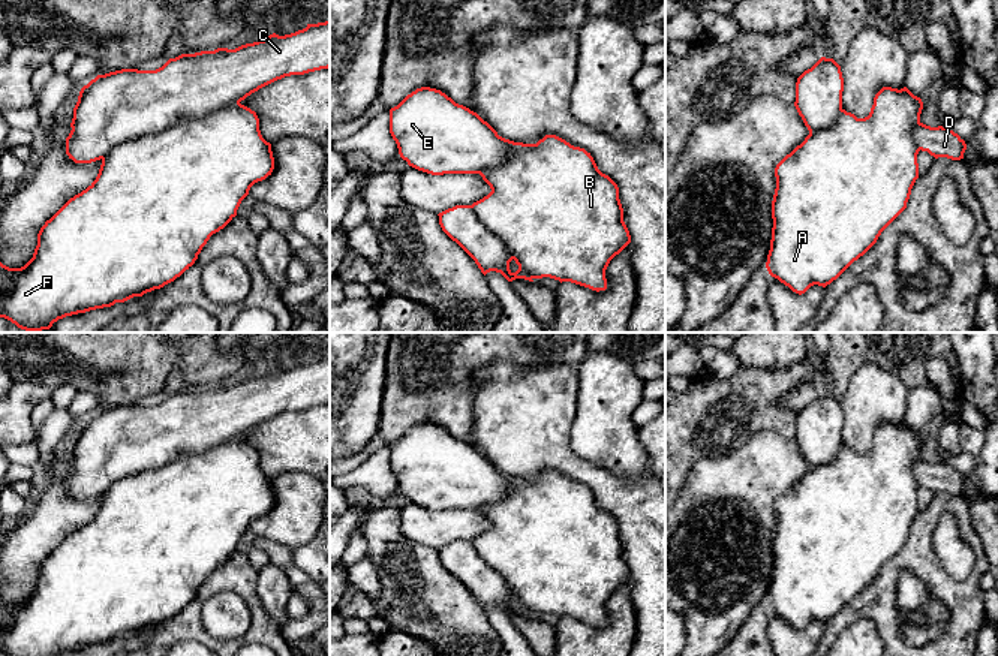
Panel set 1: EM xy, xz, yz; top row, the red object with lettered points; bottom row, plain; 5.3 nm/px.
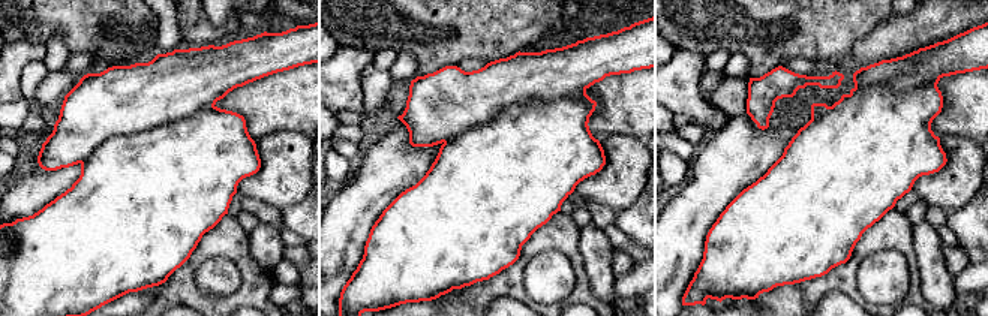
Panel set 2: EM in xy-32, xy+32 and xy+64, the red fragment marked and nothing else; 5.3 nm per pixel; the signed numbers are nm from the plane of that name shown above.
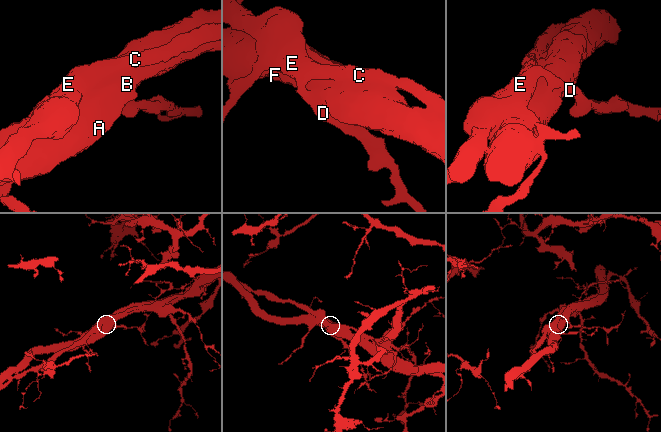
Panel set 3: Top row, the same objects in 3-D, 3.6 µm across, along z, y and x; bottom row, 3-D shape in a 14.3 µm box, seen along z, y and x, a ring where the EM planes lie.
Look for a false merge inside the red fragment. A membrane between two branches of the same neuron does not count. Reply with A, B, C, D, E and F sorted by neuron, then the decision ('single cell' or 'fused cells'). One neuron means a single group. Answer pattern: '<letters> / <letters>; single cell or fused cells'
A B C D E F; single cell

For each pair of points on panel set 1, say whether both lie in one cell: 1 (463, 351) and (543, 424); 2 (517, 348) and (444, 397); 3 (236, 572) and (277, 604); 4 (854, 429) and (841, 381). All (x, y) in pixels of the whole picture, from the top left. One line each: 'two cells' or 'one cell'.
1: two cells
2: one cell
3: two cells
4: two cells

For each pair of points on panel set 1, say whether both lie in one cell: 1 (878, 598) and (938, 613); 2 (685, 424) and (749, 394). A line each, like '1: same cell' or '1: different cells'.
1: different cells
2: same cell

